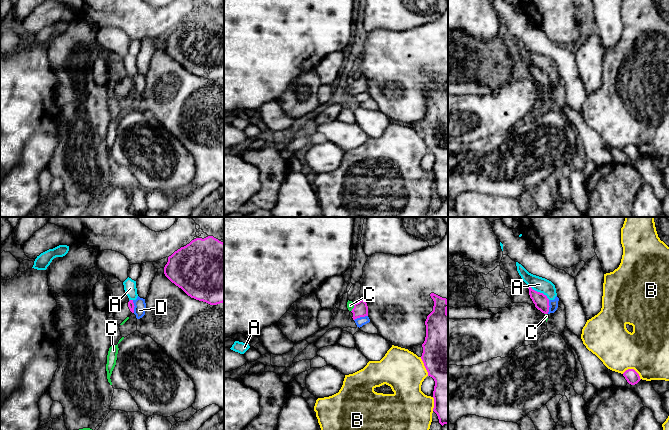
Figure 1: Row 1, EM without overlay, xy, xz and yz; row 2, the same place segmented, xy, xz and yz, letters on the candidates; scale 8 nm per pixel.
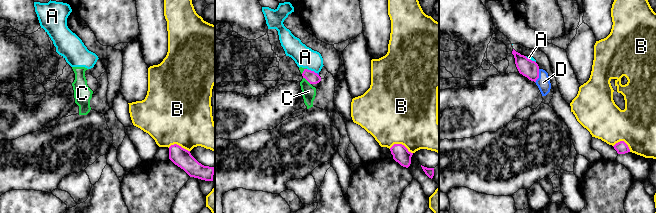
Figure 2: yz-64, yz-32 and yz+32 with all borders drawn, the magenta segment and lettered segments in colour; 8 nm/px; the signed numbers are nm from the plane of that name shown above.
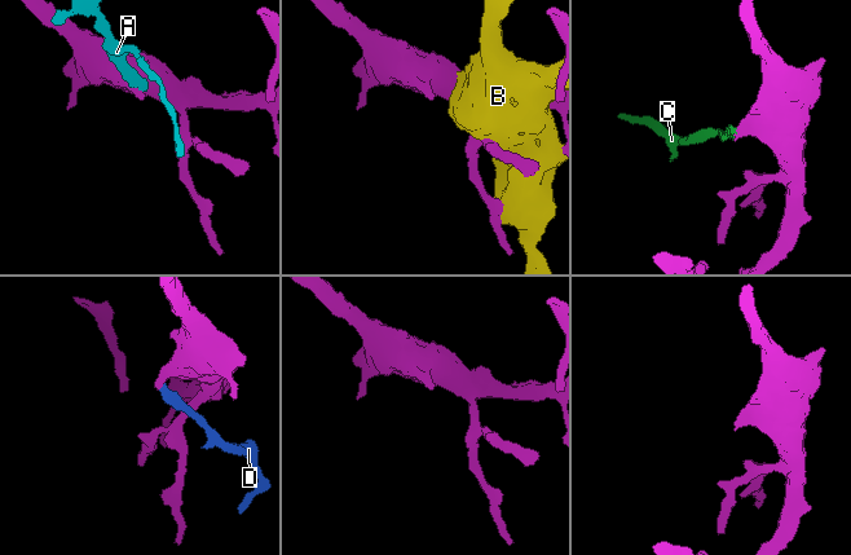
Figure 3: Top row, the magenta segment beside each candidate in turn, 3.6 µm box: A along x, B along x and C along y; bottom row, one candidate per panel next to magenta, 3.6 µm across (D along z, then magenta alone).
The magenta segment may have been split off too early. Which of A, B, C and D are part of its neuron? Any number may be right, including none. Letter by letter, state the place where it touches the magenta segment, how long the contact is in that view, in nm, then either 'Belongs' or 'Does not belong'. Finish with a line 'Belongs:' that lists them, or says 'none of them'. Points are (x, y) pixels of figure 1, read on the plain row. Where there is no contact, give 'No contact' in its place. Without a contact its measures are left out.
A: Touches magenta at yz (539, 68). Shared border 200 nm. Does not belong
B: Touches magenta at yz (633, 145). Shared border 160 nm. Does not belong
C: Touches magenta at xz (353, 84). Shared border 70 nm. Does not belong
D: Touches magenta at xz (360, 92). Shared border 120 nm. Does not belong
Belongs: none of them

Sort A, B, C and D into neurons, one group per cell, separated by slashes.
A C D / B

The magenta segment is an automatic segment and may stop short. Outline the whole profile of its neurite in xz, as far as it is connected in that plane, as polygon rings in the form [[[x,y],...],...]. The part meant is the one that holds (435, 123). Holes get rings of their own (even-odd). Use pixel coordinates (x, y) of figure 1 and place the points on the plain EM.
[[[434,69],[430,72],[434,82],[425,97],[426,113],[421,135],[428,152],[435,157],[433,187],[443,202],[448,200],[448,78]]]

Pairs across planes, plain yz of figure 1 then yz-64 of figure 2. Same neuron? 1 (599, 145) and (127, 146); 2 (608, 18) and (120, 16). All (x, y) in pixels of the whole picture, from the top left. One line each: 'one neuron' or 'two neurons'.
1: two neurons
2: two neurons

